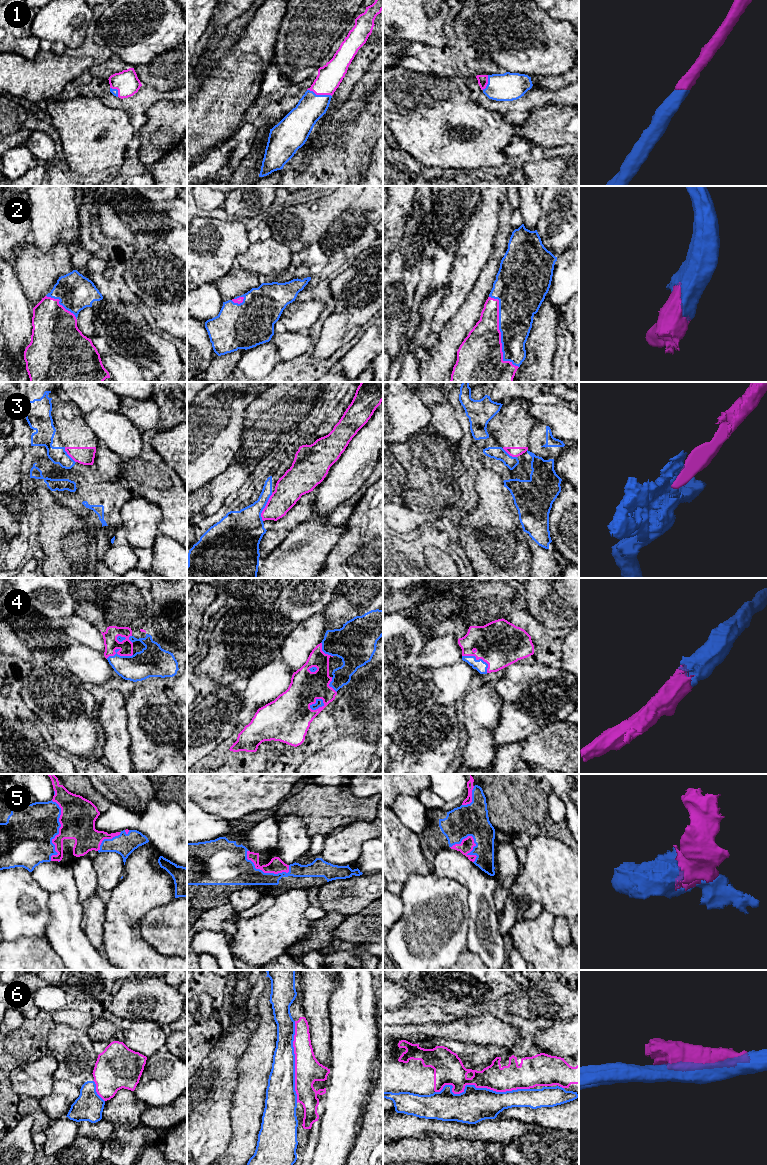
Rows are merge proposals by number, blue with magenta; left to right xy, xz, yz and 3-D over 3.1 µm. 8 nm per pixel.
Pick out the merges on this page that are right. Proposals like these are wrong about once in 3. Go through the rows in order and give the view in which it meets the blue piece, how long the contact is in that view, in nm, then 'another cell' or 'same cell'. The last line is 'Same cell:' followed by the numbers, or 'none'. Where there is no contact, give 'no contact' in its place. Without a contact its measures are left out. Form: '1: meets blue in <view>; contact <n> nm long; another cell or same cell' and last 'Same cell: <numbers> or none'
1: meets blue in xz; contact 200 nm long; same cell
2: meets blue in yz; contact 600 nm long; same cell
3: meets blue in xz; contact 240 nm long; another cell
4: meets blue in xz; contact 130 nm long; same cell
5: meets blue in xy; contact 480 nm long; same cell
6: meets blue in yz; contact 750 nm long; another cell
Same cell: 1, 2, 4, 5

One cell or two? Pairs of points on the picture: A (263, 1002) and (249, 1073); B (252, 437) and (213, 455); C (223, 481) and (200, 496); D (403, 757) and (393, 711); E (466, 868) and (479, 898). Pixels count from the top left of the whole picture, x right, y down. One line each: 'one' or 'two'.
A: one
B: two
C: two
D: two
E: one

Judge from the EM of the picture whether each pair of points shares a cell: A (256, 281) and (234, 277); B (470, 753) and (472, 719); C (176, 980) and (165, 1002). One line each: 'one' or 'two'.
A: one
B: one
C: two

